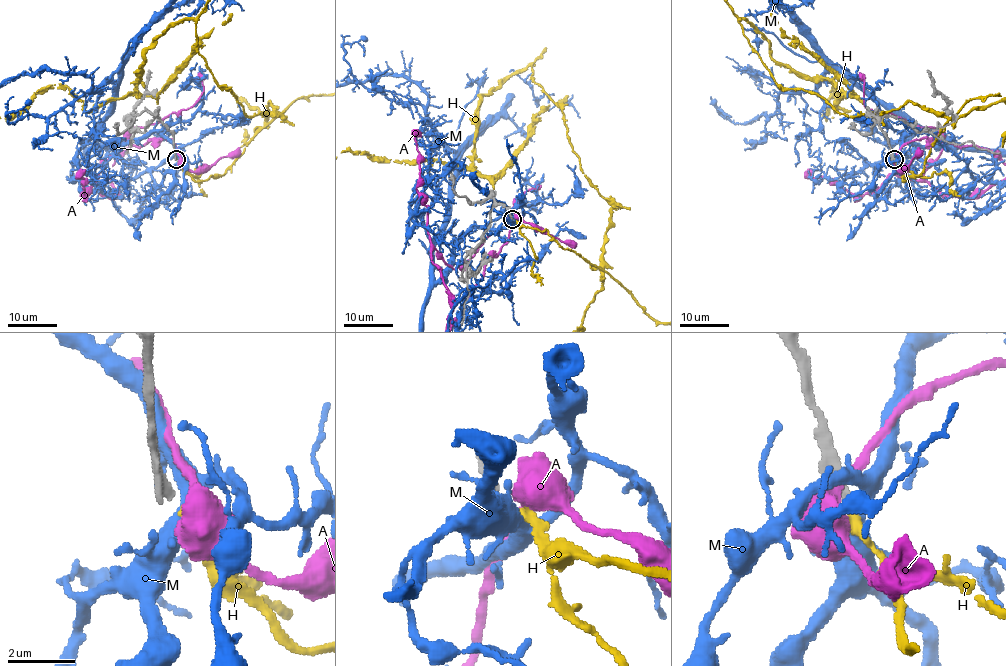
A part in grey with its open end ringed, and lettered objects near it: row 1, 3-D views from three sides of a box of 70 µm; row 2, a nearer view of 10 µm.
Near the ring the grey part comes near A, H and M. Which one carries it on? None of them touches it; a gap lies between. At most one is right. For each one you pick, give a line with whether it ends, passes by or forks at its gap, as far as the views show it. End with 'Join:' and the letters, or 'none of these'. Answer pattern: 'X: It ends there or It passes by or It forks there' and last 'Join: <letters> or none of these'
H: It ends there
Join: H

